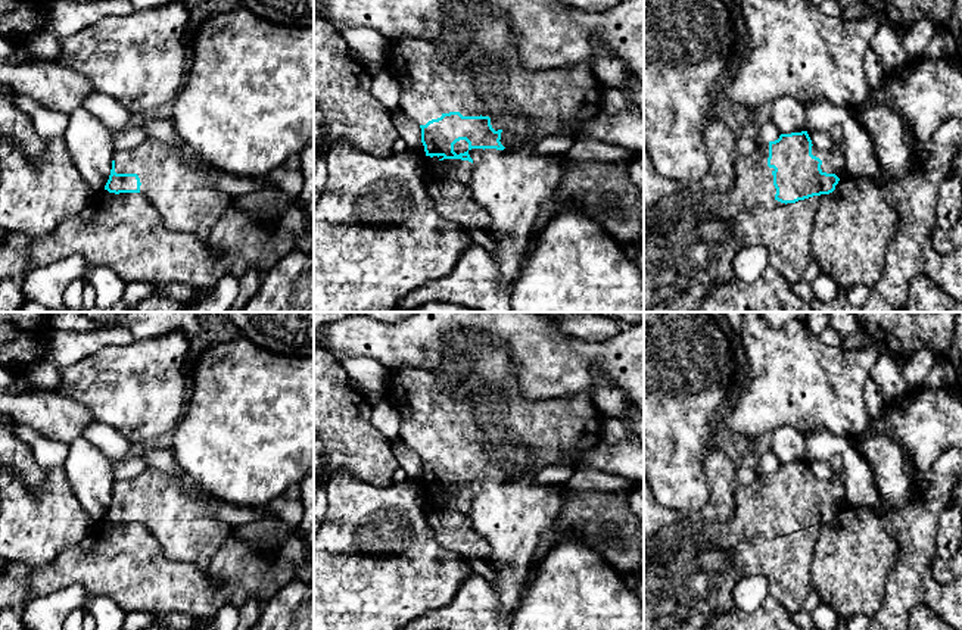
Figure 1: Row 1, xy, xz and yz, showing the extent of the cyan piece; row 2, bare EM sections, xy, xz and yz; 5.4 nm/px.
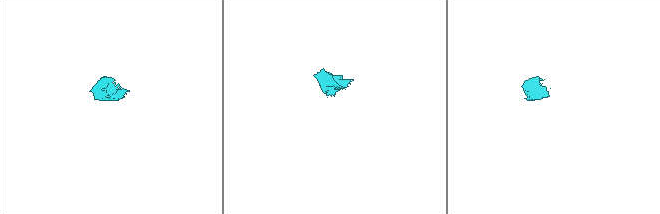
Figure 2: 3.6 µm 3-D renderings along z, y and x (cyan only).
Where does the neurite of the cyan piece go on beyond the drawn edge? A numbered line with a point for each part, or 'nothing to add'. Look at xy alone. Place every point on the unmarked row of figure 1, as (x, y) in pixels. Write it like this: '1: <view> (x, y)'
1: xy (187, 530)

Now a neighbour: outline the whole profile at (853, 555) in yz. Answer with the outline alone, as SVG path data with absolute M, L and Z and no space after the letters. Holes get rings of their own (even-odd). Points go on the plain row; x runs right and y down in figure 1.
M846 505L835 520L818 528L810 565L812 587L821 602L831 605L843 621L854 615L872 618L881 608L885 578L899 558L897 542L868 508Z

